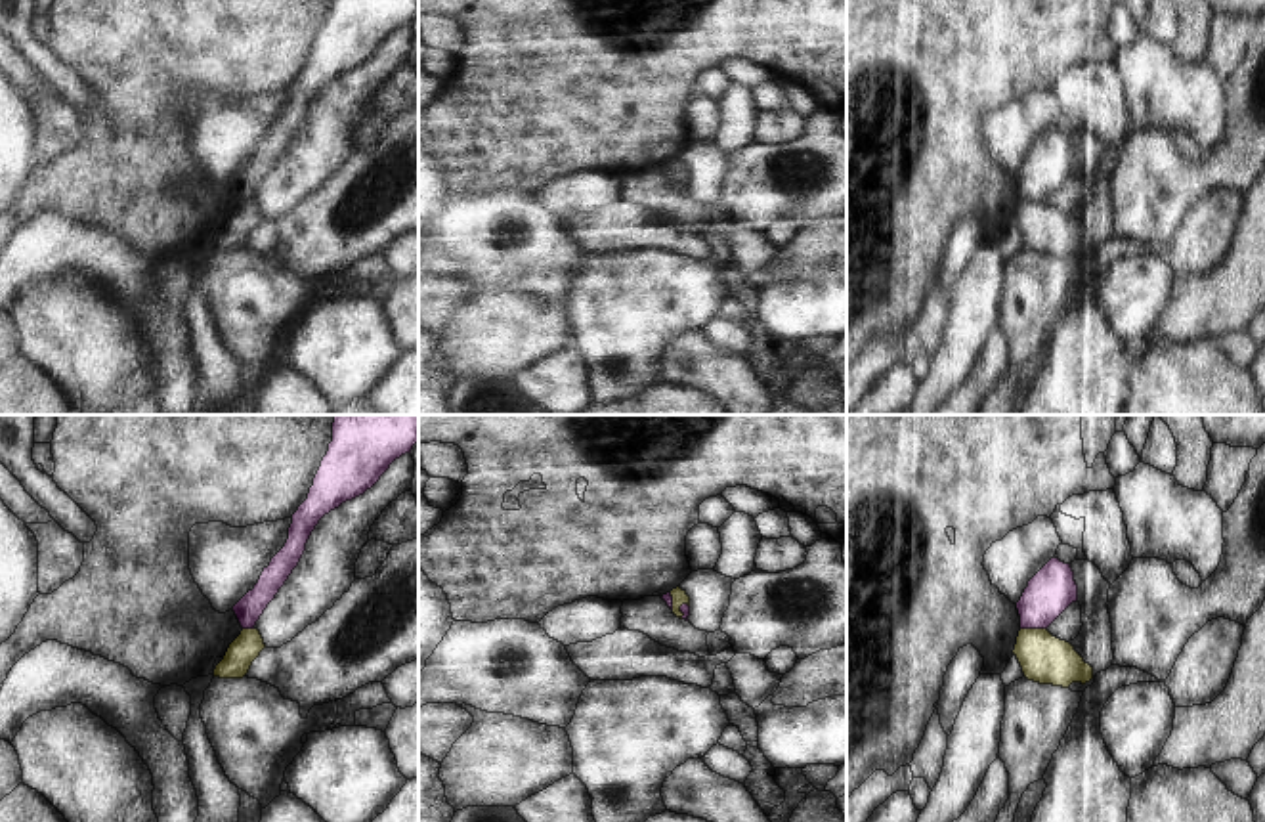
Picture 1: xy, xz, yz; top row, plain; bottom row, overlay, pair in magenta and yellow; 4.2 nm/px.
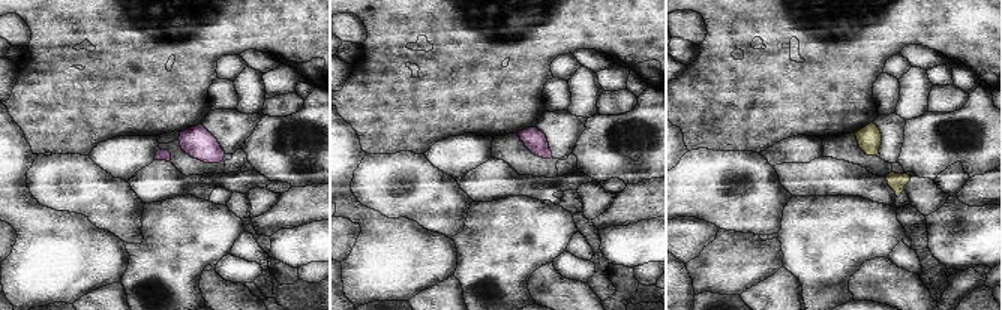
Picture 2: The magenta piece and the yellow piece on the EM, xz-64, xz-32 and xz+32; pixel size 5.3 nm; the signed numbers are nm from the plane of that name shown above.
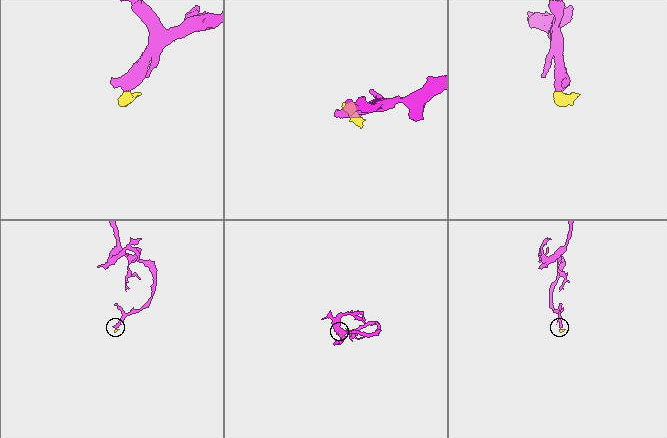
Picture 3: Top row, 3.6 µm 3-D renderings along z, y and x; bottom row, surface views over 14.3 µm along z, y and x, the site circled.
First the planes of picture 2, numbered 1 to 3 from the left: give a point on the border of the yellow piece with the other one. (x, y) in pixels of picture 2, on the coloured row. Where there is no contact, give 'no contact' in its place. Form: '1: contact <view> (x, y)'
1: no contact
2: no contact
3: no contact

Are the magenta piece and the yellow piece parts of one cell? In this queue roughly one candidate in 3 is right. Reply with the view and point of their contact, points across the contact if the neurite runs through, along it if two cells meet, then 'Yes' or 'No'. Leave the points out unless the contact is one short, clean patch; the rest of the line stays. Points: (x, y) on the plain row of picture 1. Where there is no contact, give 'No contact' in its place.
Touches magenta at yz (1034, 199). Boundary: yz (1021, 199), (1046, 201). No.

